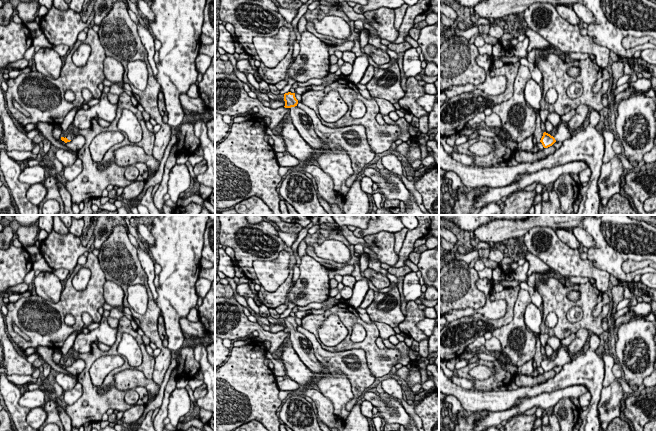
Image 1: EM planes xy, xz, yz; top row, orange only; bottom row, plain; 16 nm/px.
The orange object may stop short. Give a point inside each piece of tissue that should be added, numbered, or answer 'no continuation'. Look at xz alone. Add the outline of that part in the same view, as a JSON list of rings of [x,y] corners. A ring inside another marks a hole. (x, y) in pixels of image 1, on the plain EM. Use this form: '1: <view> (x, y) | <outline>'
1: xz (302, 346) | [[[297,330],[291,331],[289,334],[288,339],[292,342],[295,352],[305,366],[307,366],[315,375],[324,373],[325,367],[317,360],[310,340]]]

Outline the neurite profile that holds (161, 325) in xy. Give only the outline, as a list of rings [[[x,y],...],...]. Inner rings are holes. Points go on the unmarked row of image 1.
[[[161,315],[158,318],[158,333],[162,340],[167,339],[165,323],[164,323],[164,319]]]

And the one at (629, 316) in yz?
[[[628,312],[615,320],[615,323],[612,325],[613,329],[618,328],[621,324],[628,323],[631,320],[636,319],[636,316],[633,312]]]

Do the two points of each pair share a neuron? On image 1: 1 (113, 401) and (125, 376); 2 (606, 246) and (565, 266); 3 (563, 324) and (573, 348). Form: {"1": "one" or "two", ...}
{"1": "two", "2": "two", "3": "two"}

